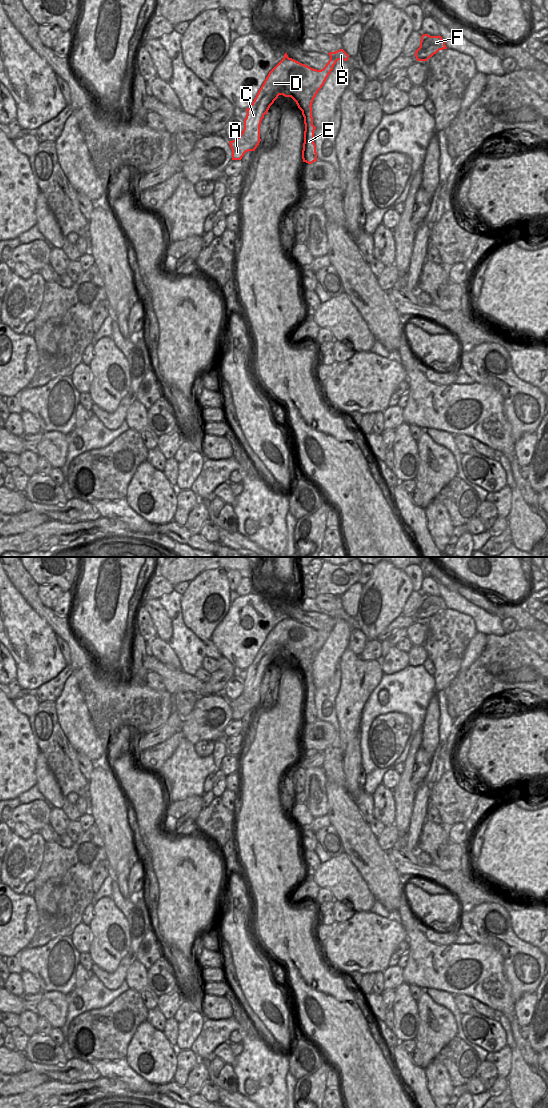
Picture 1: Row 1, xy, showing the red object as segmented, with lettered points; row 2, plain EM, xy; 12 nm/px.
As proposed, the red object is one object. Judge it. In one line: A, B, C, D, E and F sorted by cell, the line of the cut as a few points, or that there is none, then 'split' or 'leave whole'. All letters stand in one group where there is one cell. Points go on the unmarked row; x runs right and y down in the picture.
A B C D F / E | xy (310, 665), (307, 671), (302, 672) | split

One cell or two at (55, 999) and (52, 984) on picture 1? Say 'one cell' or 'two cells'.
two cells

